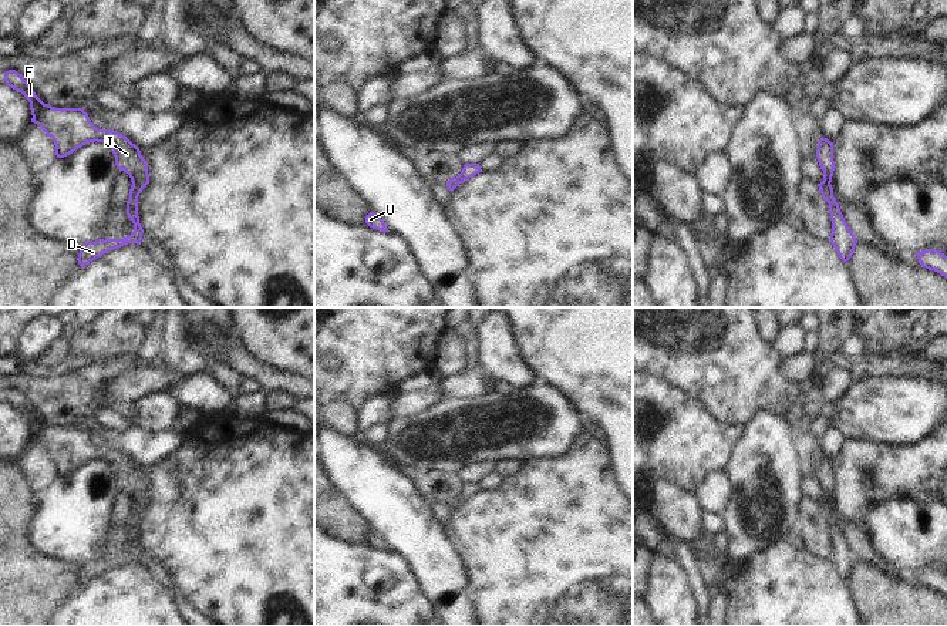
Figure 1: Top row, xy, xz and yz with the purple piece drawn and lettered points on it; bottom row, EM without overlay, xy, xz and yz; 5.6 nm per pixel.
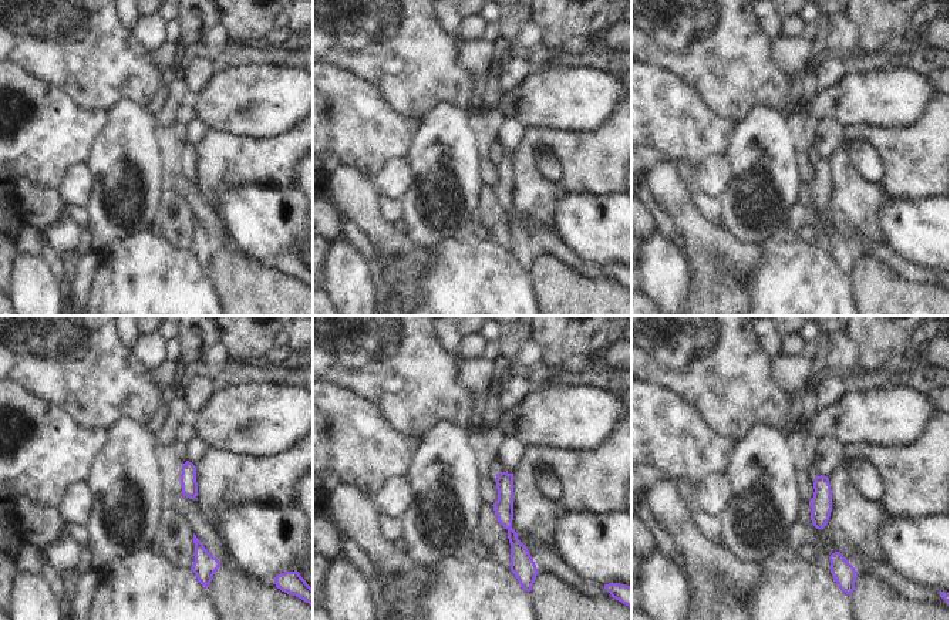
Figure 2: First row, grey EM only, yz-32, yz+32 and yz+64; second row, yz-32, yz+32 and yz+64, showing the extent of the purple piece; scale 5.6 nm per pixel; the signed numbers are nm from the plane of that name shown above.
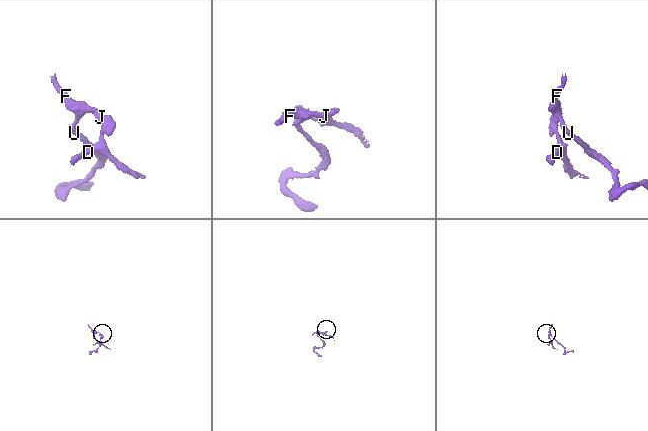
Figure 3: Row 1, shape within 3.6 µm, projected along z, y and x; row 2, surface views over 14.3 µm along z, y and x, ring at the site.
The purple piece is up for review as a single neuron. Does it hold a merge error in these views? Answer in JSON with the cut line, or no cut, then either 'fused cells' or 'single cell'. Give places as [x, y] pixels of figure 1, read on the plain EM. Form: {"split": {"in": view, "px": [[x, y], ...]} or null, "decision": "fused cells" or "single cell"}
{"split": null, "decision": "single cell"}

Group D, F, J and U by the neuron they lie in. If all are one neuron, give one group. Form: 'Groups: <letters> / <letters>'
Groups: D F J U.

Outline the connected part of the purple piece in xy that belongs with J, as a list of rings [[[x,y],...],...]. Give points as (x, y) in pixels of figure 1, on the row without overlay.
[[[16,388],[6,390],[4,400],[28,418],[31,441],[40,444],[53,457],[57,477],[64,477],[88,461],[105,461],[112,465],[117,487],[125,489],[131,497],[127,534],[134,542],[134,551],[124,558],[98,558],[84,562],[77,576],[80,585],[84,586],[104,572],[127,562],[141,563],[144,548],[138,535],[138,515],[149,502],[149,494],[148,482],[139,467],[117,450],[98,448],[84,427],[54,427],[44,423]]]

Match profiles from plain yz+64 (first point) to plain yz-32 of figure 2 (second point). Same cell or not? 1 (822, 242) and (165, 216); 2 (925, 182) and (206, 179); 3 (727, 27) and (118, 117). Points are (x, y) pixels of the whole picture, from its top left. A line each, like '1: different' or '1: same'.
1: same
2: same
3: different

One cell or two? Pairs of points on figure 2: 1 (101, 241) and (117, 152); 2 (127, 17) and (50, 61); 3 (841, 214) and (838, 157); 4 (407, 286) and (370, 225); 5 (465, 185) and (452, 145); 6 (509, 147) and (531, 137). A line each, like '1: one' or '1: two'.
1: one
2: two
3: one
4: one
5: one
6: two

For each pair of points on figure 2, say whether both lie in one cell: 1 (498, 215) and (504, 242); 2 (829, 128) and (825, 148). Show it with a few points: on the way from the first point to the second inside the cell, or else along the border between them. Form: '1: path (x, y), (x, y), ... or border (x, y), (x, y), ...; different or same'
1: path (498, 222), (501, 235); same
2: path (829, 132), (826, 144); same

